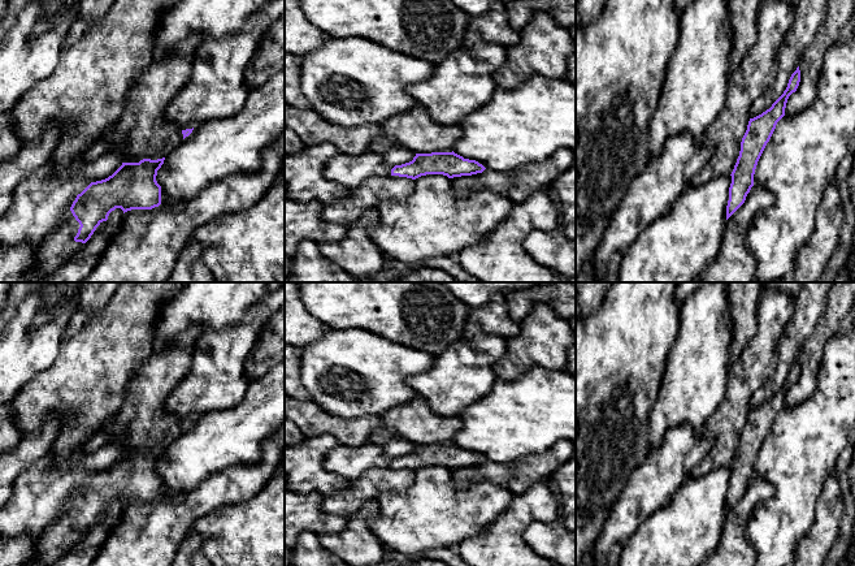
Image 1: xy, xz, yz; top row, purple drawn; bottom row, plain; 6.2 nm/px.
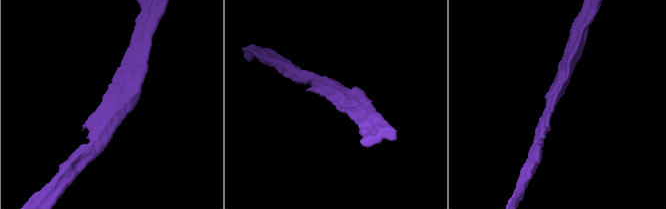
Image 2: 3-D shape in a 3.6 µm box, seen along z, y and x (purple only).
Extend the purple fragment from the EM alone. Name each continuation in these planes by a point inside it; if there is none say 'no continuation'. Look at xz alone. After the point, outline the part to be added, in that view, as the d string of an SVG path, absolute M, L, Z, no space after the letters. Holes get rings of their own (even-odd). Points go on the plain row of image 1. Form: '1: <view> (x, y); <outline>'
no continuation

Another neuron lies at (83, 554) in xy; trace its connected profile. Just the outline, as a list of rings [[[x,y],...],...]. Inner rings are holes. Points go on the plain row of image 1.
[[[116,500],[100,514],[82,541],[69,553],[61,552],[52,566],[90,566],[100,553],[110,530],[120,523],[123,502]]]

